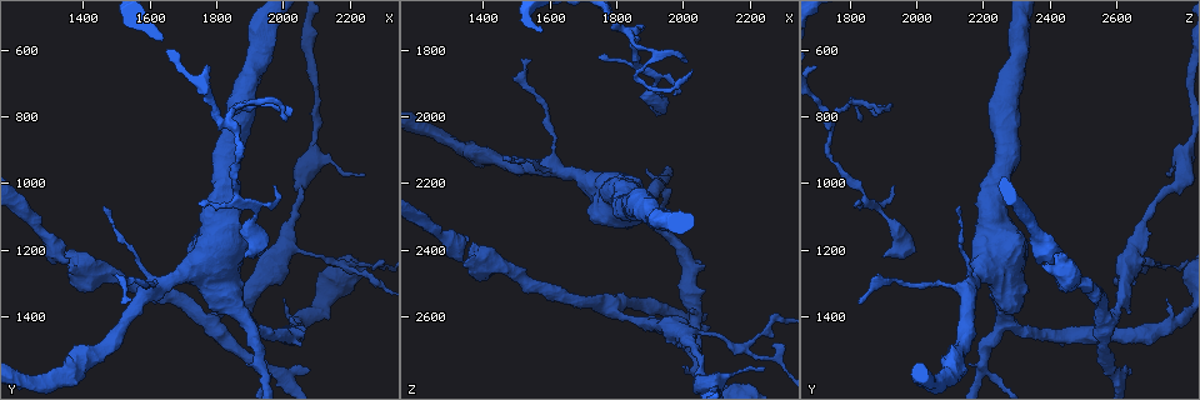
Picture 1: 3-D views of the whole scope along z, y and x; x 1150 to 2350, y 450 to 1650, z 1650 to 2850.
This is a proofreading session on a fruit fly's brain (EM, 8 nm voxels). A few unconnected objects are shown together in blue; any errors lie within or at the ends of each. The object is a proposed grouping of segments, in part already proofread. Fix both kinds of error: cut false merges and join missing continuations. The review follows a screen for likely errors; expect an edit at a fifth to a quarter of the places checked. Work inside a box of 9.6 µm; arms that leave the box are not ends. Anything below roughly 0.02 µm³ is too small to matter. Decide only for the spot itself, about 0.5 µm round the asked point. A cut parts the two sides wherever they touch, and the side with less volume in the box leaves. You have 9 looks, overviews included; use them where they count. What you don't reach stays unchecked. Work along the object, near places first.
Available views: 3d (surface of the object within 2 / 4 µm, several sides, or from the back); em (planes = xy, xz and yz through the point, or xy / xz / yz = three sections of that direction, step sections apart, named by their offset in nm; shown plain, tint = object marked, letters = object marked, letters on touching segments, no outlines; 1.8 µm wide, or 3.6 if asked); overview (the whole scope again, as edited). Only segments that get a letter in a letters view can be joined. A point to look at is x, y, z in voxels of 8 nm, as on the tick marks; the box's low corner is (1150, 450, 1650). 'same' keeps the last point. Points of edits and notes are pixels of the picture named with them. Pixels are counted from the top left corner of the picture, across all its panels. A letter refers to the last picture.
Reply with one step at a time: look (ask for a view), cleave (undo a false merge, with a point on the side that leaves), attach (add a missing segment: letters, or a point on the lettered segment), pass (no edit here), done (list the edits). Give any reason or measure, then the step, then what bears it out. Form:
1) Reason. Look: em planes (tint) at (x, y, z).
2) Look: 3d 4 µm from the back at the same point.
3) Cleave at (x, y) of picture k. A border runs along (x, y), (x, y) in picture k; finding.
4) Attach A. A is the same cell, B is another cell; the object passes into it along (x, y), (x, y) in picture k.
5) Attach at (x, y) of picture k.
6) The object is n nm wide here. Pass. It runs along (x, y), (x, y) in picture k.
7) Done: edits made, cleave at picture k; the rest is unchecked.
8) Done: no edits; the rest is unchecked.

Look: em planes (tint) at (1910, 1140, 1950).

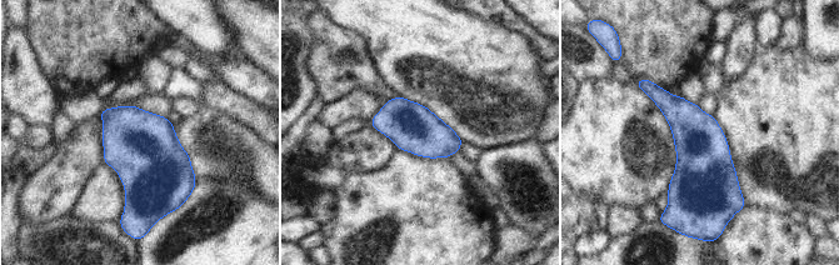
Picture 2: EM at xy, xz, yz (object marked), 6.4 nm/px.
Look: em planes (letters) at the same point.

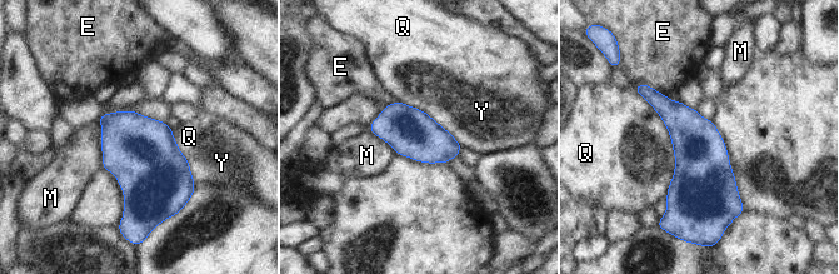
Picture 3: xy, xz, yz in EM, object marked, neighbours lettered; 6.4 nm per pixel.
Pass. E, M, Q and Y are other cells; a border runs along (188, 162), (196, 188) in picture 3; continuous, no second cell.

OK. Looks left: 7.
Thick turns thin. Look: 3d 4 µm at (1720, 1260, 2200).

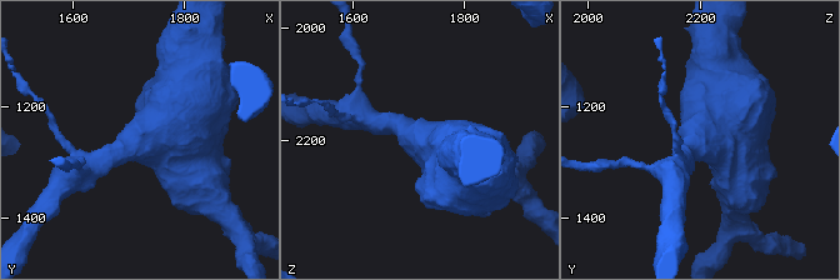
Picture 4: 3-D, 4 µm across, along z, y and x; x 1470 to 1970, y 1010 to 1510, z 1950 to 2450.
Look: em 3.6 µm xz step 16 (tint) at (1715, 1265, 2200).

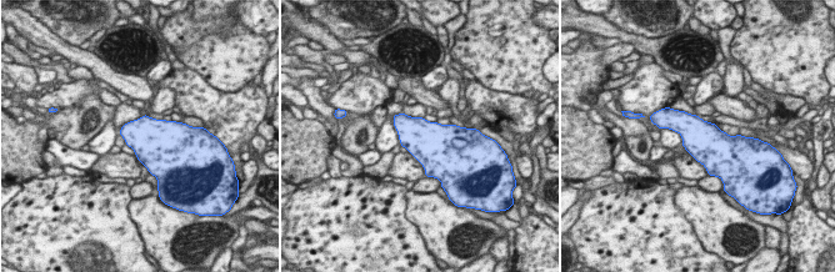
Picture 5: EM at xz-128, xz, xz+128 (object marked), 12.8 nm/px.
Look: em 3.6 µm xz step 16 (letters) at the same point.

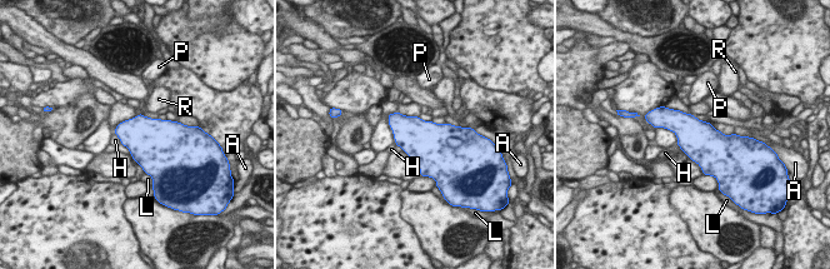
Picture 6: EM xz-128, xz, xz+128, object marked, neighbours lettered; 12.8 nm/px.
Pass. A, H, L, P and R are other cells; a border runs along (114, 133), (120, 142) in picture 6; continuous, no second cell.

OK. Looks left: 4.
Branch point. Look: 3d 2 µm at (1840, 810, 1760).

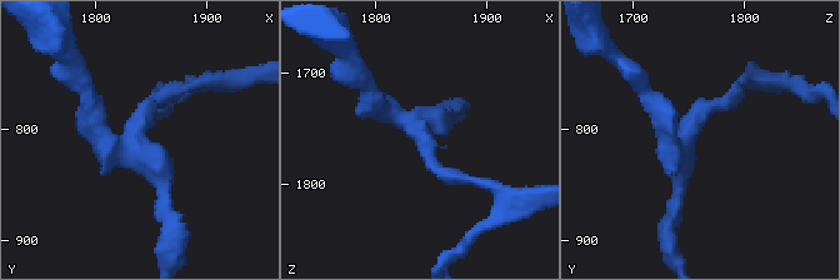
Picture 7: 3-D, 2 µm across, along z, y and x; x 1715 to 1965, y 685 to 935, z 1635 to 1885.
3 arms meet here; need the tissue. Look: em xy step 8 (tint) at (1836, 814, 1748).

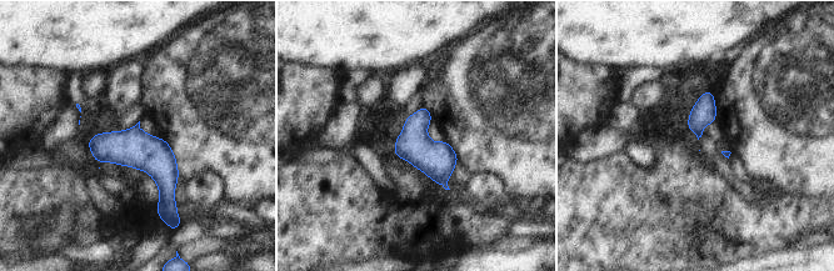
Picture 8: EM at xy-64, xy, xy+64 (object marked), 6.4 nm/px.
Look: em planes (letters) at the same point.

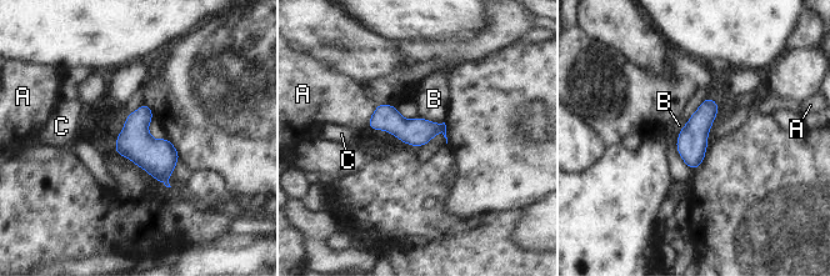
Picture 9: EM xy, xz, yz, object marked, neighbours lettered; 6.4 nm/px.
The object is 170 nm wide here. Pass. A, B and C are other cells; continuous, no second cell.

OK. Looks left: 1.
Done: no edits; the rest is unchecked.

